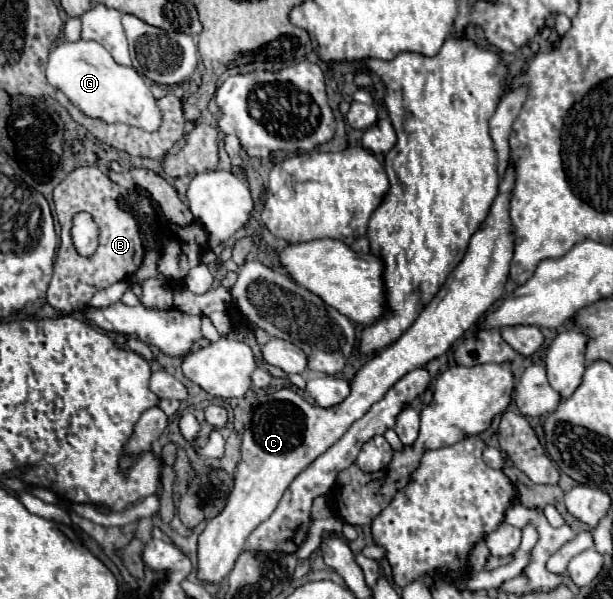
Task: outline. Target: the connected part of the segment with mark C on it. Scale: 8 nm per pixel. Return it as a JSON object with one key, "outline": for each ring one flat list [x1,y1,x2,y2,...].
{"outline":[[509,157,507,171,499,181,499,193,493,199,487,219,479,231,473,233,469,249,461,263,451,271,445,285,431,299,431,303,419,313,415,323,389,347,371,357,357,369,349,381,351,393,335,407,323,409,307,403,293,389,281,389,259,401,247,415,241,461,235,469,235,487,229,495,225,509,207,521,205,531,197,541,197,579,203,583,223,583,231,573,235,559,245,547,253,529,263,523,277,507,283,491,291,485,291,479,307,469,323,451,327,451,343,433,361,419,373,403,381,401,385,393,409,371,425,367,433,359,441,357,457,339,461,339,485,311,503,297,503,289,509,277,509,263,513,257,513,227,509,219,509,199,515,185,515,165]]}

